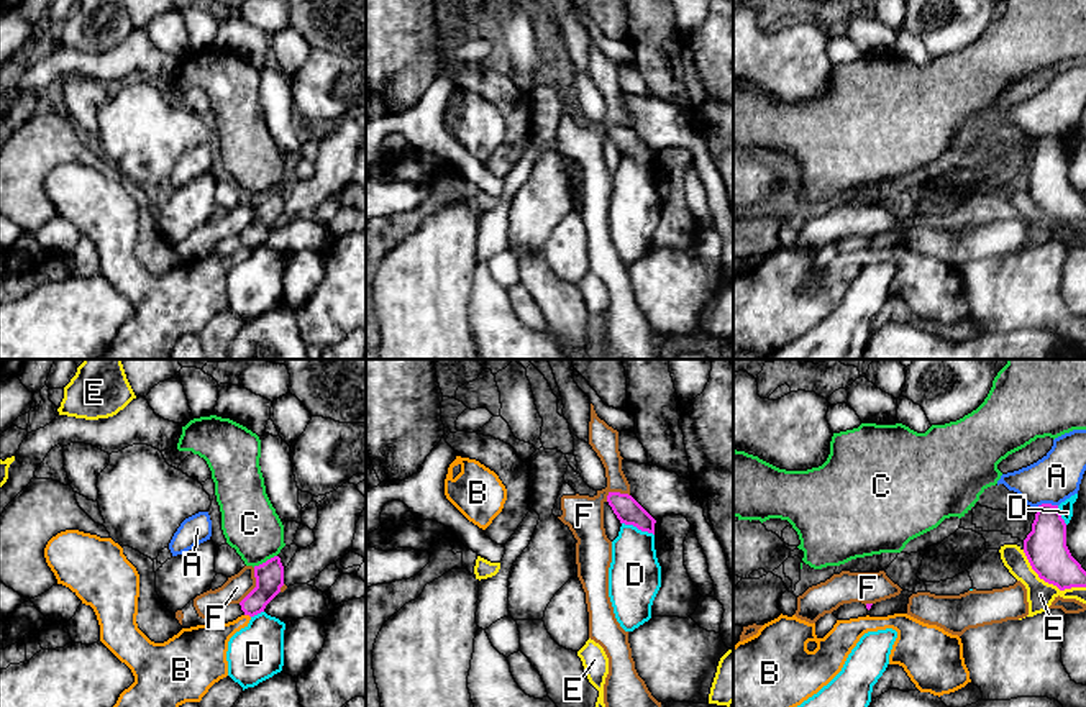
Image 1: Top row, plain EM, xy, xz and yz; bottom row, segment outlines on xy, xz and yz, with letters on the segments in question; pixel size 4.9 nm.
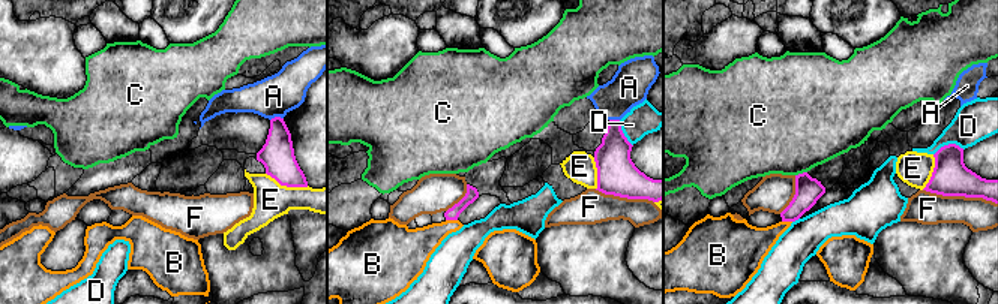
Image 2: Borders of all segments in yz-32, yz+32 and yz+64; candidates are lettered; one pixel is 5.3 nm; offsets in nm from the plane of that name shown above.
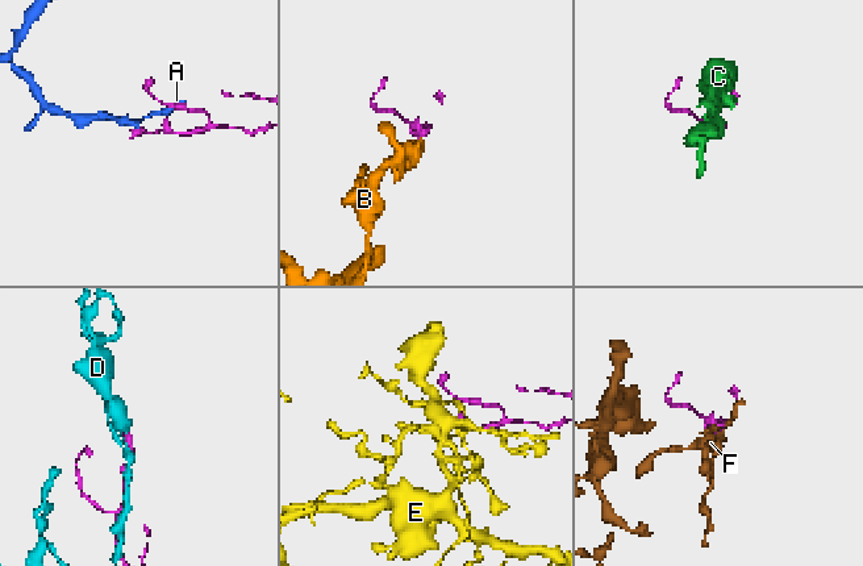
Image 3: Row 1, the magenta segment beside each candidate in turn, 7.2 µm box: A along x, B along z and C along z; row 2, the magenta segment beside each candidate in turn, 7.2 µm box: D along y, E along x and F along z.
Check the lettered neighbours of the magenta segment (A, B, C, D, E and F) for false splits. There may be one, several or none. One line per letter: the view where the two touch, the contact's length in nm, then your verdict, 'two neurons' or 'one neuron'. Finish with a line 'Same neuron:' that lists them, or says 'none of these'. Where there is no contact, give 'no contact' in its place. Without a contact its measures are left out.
A: contact in yz; length 110 nm; two neurons
B: contact in xy; length 40 nm; one neuron
C: contact in xy; length 130 nm; two neurons
D: contact in xz; length 170 nm; two neurons
E: contact in yz; length 360 nm; two neurons
F: contact in xy; length 190 nm; two neurons
Same neuron: B

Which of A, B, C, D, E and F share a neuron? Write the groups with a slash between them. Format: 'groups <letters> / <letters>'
groups A / B / C / D / E / F

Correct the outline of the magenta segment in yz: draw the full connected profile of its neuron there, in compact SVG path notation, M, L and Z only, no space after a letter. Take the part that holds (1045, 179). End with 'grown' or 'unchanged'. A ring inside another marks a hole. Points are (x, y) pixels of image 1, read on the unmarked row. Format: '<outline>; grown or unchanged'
M1058 138L1037 139L1032 164L1024 172L1024 185L1038 210L1060 223L1086 220L1086 203L1066 179L1066 156Z; unchanged

